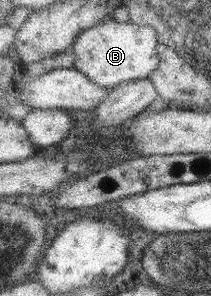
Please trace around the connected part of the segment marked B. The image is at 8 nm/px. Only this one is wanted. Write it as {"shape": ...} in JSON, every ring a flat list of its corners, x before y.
{"shape":[[113,18,85,30,76,37,70,51,74,53,74,68,83,72,92,82,113,89,124,83,150,78,160,64,157,51,159,34,154,27,116,22]]}

